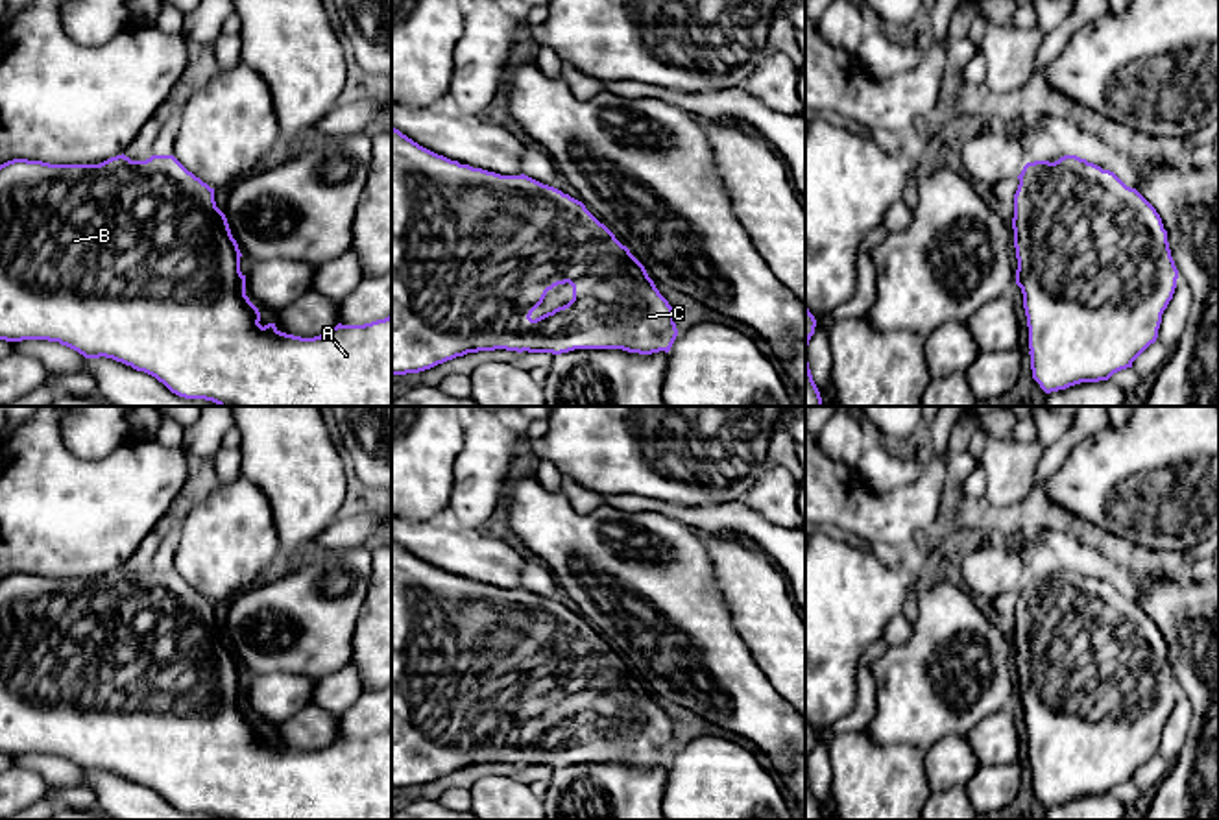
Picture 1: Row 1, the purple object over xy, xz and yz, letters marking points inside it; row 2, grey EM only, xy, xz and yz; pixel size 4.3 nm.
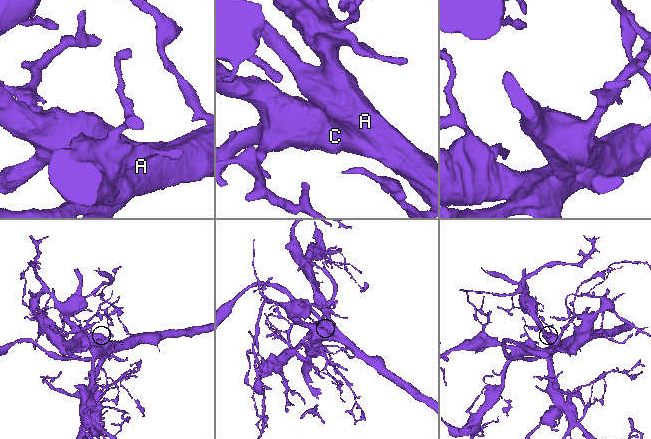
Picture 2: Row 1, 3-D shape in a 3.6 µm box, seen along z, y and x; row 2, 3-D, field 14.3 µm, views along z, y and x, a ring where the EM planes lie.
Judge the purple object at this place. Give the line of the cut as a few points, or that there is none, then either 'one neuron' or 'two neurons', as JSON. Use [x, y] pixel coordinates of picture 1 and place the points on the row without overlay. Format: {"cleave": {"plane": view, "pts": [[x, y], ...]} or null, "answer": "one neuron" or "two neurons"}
{"cleave": null, "answer": "one neuron"}

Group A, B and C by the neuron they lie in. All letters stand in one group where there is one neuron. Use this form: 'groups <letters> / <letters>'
groups A B C

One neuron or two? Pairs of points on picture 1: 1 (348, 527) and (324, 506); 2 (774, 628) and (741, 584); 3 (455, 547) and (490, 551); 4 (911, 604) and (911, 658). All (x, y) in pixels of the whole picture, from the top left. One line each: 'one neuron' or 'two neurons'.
1: two neurons
2: one neuron
3: one neuron
4: two neurons

